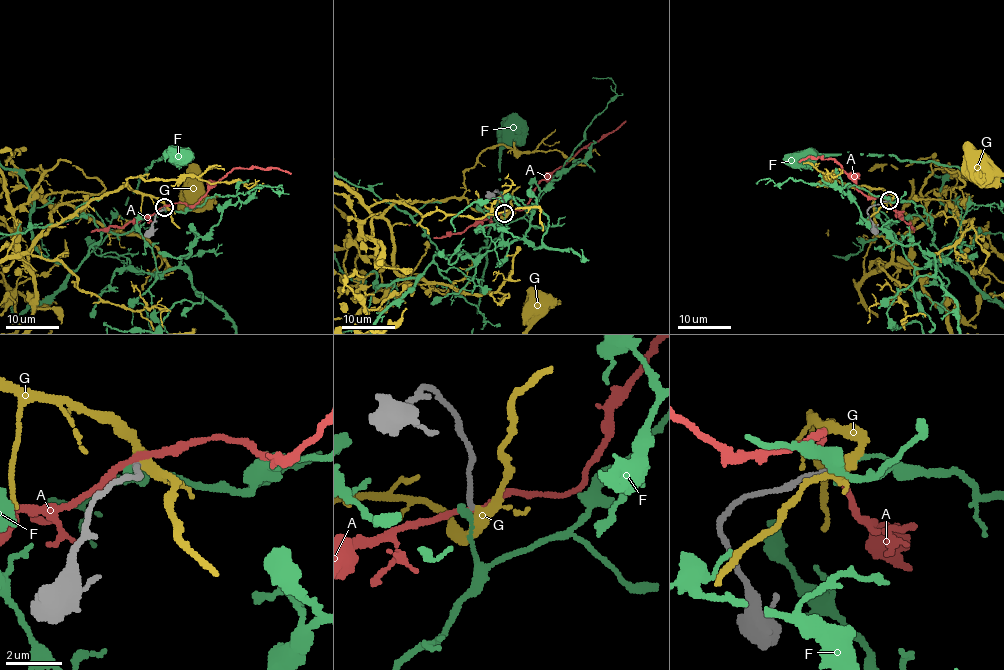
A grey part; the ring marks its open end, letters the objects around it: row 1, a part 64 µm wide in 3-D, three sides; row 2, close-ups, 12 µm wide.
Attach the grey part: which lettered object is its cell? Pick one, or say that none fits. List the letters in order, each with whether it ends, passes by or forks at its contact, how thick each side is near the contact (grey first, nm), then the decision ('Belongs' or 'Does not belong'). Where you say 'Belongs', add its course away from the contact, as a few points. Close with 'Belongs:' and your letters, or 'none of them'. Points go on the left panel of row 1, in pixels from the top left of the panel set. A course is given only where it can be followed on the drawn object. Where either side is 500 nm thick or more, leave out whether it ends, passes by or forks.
A: It passes by. Thickness 200 nm (grey) against 200 nm. Does not belong
F: It ends there. Thickness 200 nm (grey) against 280 nm. Does not belong
G: It forks there. Thickness 200 nm (grey) against 320 nm. Does not belong
Belongs: none of them

